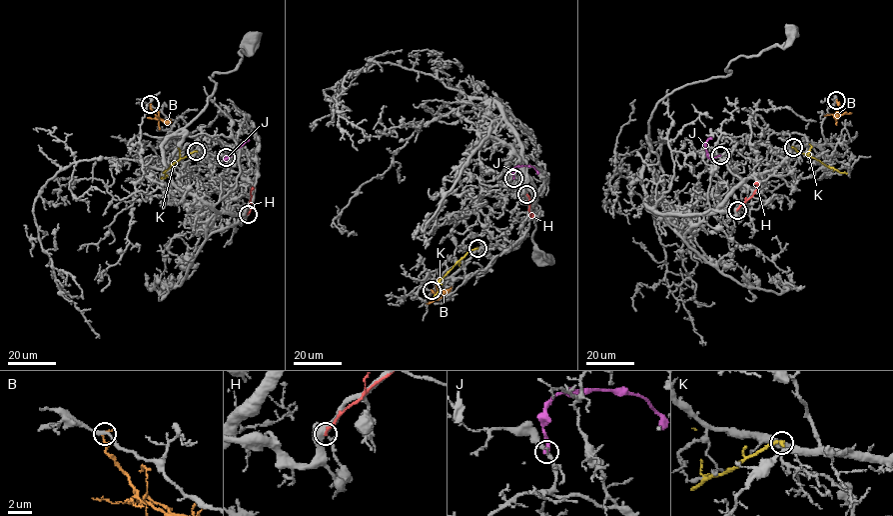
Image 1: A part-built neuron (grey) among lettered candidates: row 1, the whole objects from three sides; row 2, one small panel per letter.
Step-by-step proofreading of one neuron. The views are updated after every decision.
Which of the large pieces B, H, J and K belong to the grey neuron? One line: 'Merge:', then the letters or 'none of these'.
Merge: none of these

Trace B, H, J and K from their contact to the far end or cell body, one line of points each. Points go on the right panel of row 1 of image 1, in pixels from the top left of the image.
B: (836, 100), (839, 116), (851, 113)
H: (737, 210), (753, 194), (757, 181)
J: (719, 155), (707, 156), (705, 144), (708, 138), (711, 139)
K: (793, 147), (829, 168), (847, 173)

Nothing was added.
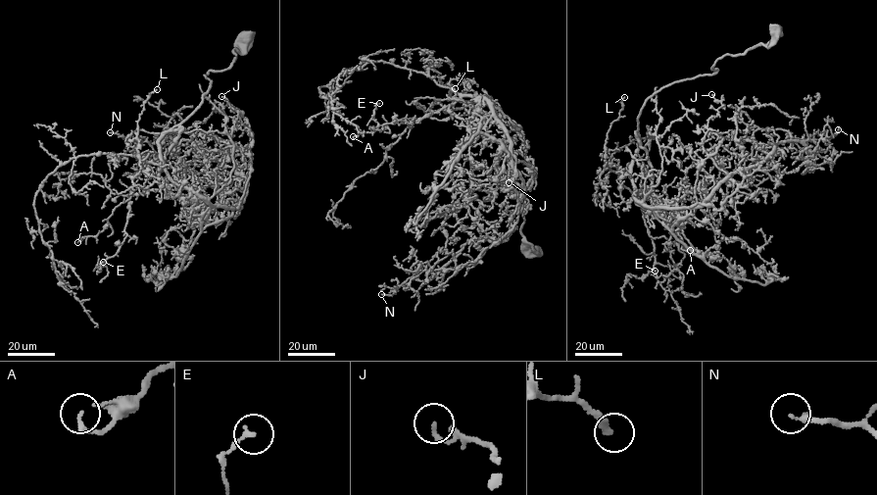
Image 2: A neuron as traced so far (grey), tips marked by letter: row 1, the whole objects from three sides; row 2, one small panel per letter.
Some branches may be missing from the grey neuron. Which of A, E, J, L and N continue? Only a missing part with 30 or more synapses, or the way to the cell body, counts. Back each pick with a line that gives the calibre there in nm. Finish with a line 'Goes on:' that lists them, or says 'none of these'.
L: 240 nm
Goes on: L

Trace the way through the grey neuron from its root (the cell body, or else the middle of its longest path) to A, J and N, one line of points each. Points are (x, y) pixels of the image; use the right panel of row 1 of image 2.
A: (776, 30), (766, 44), (720, 57), (711, 74), (662, 87), (638, 117), (632, 184), (664, 200), (690, 250)
J: (776, 30), (645, 102), (631, 169), (639, 202), (697, 202), (703, 138), (722, 105), (711, 94)
N: (776, 30), (645, 102), (634, 196), (700, 207), (774, 144), (825, 151), (838, 129)

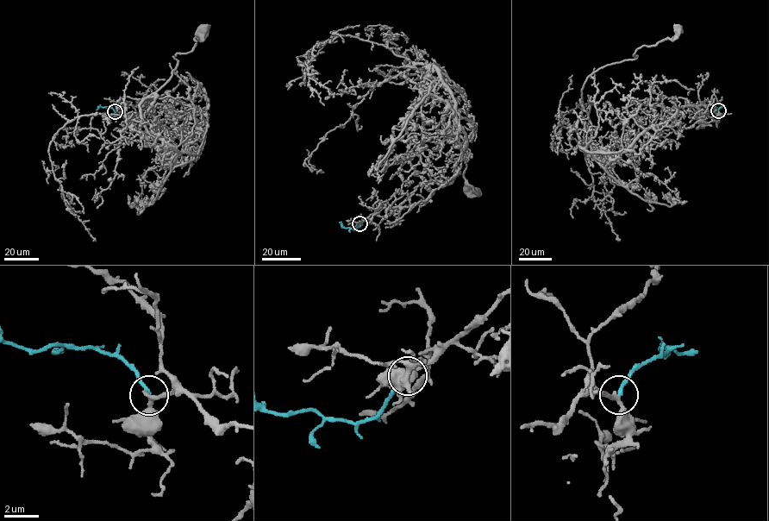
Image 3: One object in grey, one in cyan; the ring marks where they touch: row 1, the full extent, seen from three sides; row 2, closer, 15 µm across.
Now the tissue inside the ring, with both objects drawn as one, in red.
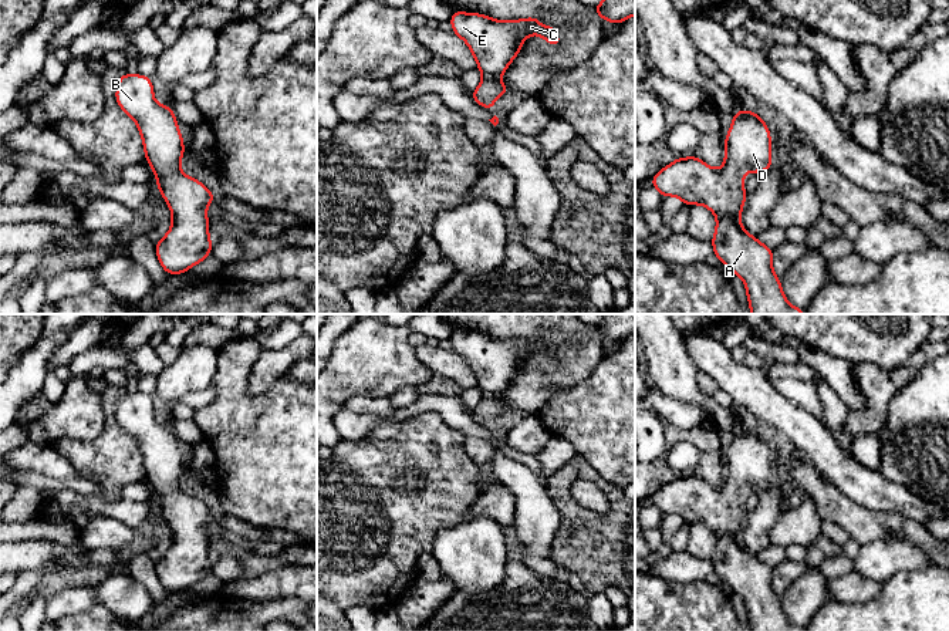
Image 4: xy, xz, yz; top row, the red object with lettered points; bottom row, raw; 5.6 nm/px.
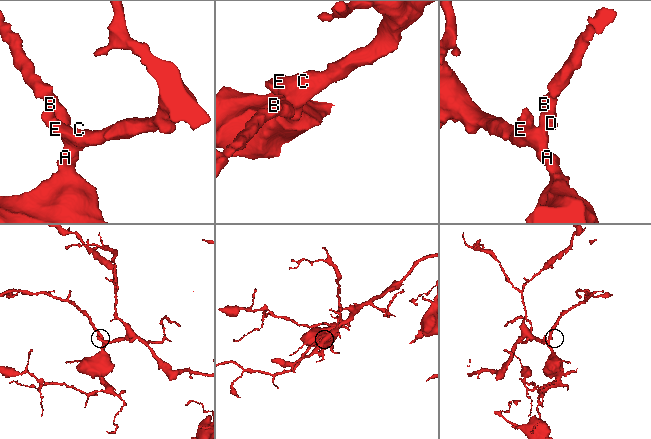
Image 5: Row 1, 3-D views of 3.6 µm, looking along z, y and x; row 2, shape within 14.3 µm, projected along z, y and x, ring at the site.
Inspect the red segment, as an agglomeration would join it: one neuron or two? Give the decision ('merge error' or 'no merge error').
no merge error

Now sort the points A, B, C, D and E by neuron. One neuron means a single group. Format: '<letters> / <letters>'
A B C D E

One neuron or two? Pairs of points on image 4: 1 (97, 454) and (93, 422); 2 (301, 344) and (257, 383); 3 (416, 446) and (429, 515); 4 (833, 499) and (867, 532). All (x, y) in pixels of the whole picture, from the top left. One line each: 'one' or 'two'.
1: two
2: one
3: one
4: one

